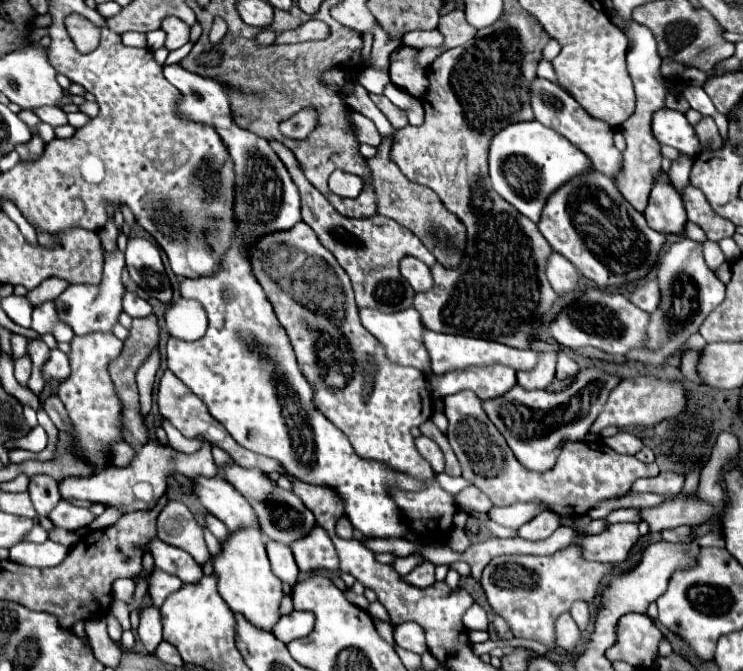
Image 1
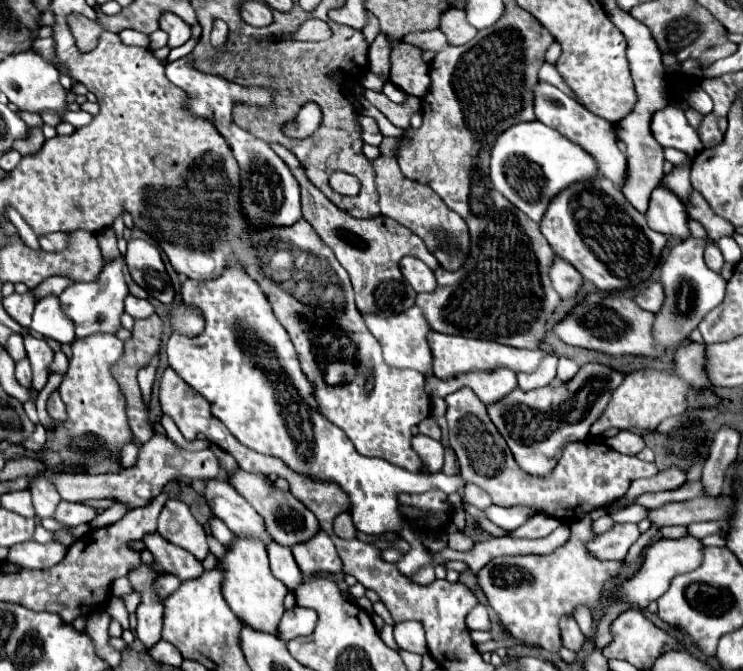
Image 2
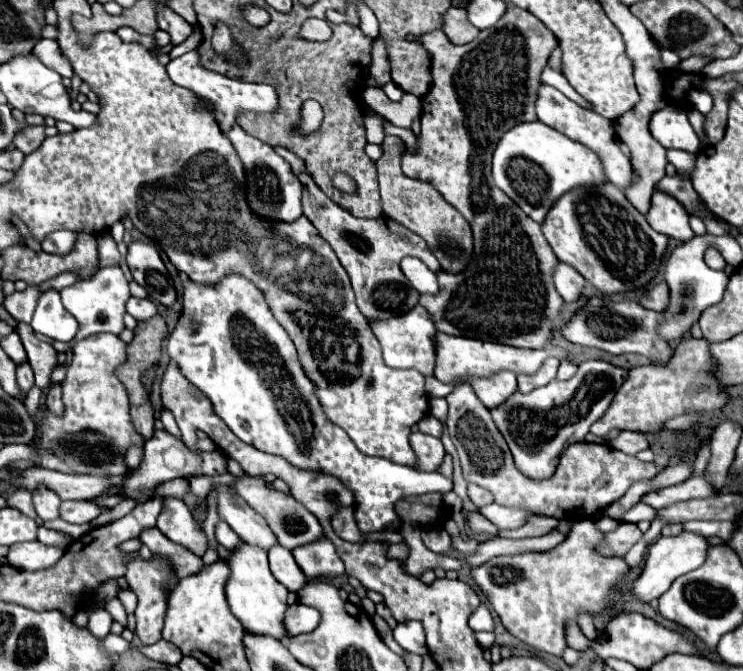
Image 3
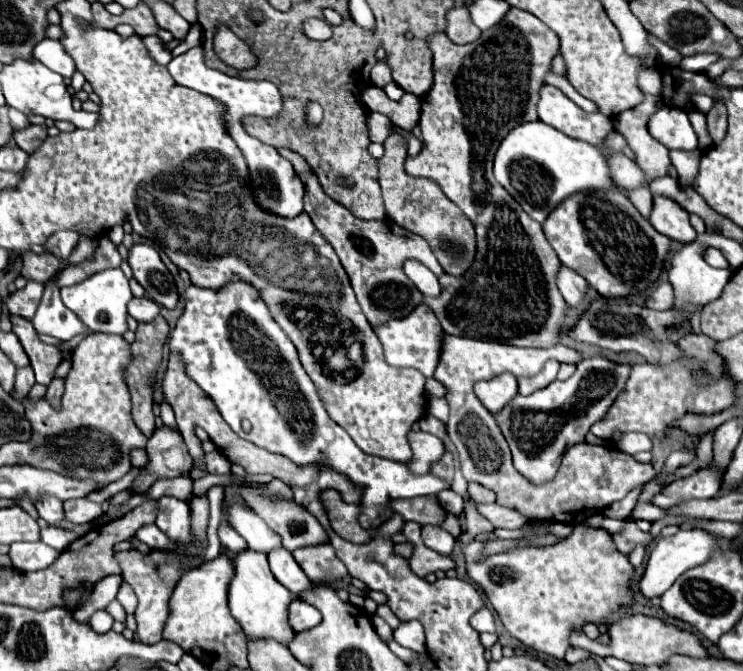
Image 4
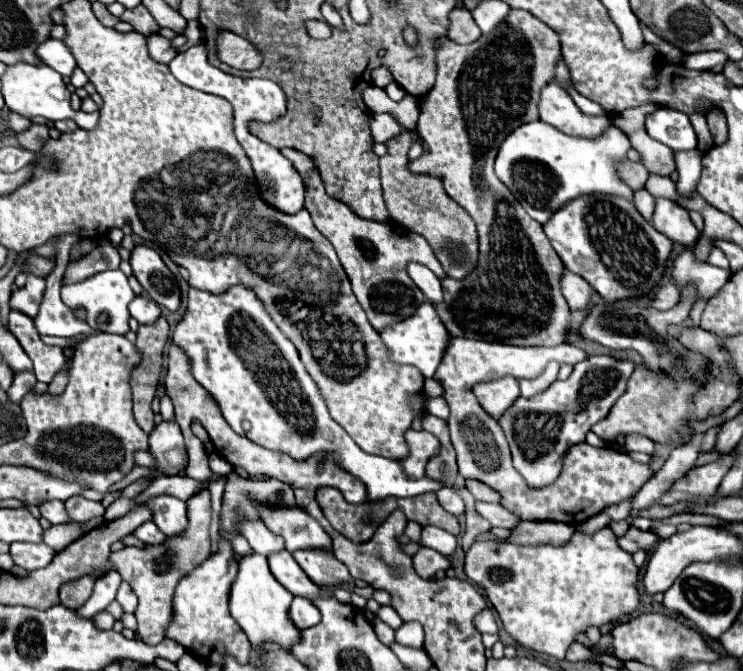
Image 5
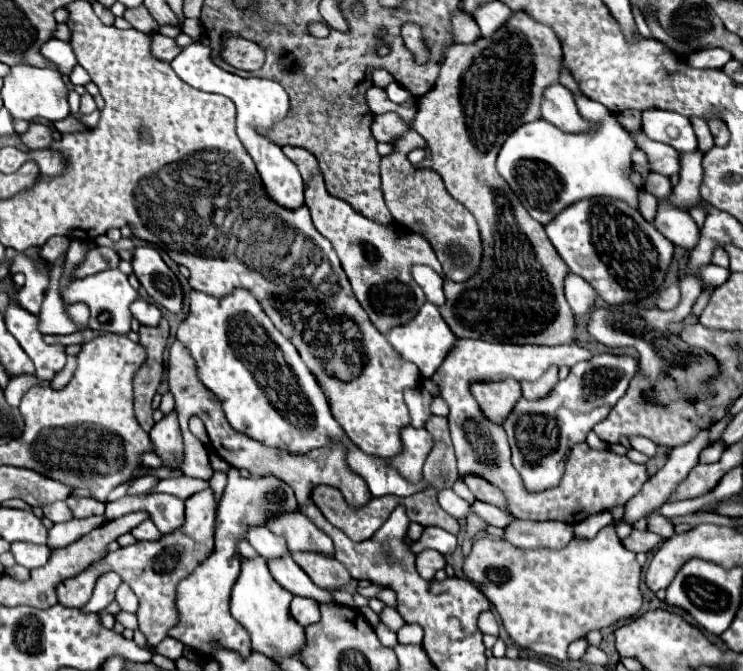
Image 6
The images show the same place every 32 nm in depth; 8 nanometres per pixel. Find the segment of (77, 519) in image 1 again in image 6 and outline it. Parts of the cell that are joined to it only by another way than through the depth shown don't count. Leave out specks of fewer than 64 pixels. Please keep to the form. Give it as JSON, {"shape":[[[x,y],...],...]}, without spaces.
{"shape":[[[70,496],[66,502],[68,502],[74,518],[86,518],[86,516],[94,516],[94,514],[104,514],[104,504],[94,500],[94,498]]]}

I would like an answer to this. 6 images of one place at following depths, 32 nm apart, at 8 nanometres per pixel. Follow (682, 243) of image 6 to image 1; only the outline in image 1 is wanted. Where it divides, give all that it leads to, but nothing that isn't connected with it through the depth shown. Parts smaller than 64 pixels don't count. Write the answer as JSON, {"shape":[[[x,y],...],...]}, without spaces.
{"shape":[[[662,172],[650,192],[648,208],[644,216],[656,232],[662,234],[678,234],[684,236],[686,230],[686,212],[682,196],[670,186],[668,176]]]}

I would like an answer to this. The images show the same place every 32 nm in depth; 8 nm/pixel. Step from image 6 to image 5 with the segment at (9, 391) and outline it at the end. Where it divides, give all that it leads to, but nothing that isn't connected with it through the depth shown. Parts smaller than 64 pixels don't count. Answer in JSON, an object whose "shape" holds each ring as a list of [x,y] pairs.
{"shape":[[[18,372],[18,374],[14,376],[10,388],[6,390],[8,400],[12,400],[12,404],[20,404],[22,396],[24,396],[28,390],[32,390],[32,388],[36,386],[36,382],[38,382],[38,380],[36,380],[34,372]]]}

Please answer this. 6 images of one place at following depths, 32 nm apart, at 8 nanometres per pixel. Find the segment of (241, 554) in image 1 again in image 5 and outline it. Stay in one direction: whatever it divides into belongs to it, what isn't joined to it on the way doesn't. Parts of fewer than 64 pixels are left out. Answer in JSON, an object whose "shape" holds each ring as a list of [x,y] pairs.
{"shape":[[[250,554],[240,558],[240,570],[230,588],[230,614],[248,634],[250,644],[280,644],[280,648],[292,650],[294,644],[300,642],[302,630],[296,628],[288,616],[288,608],[292,602],[292,594],[274,580],[272,572],[268,570],[266,556]]]}

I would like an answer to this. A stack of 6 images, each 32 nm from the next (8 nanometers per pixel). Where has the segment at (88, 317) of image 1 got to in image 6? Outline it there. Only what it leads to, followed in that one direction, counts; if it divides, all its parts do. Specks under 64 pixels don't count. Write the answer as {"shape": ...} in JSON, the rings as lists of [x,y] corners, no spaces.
{"shape":[[[108,268],[102,272],[96,272],[92,276],[74,280],[66,290],[64,290],[64,300],[74,302],[86,302],[90,308],[90,328],[100,330],[100,332],[112,332],[112,334],[128,334],[130,332],[130,322],[132,322],[132,312],[130,304],[138,298],[138,292],[130,286],[128,276],[122,274],[118,268]]]}

